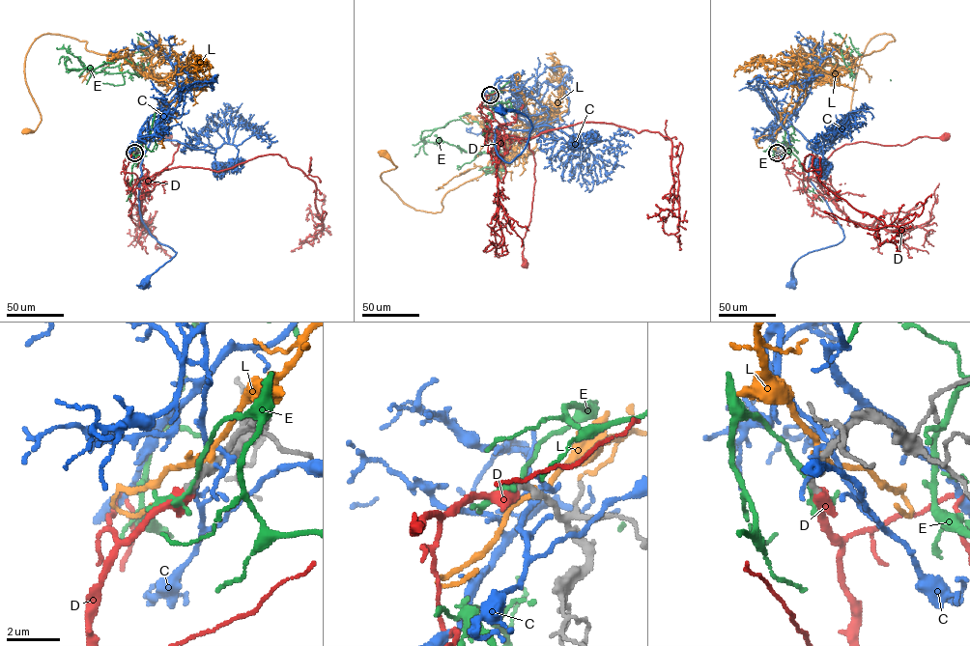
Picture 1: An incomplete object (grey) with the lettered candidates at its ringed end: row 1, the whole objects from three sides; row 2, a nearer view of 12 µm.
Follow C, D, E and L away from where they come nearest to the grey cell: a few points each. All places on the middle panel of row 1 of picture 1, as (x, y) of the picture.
C: (491, 95), (494, 89), (505, 127), (497, 126), (495, 149), (511, 162), (532, 125), (522, 114), (499, 111)
D: (490, 95), (481, 104), (493, 113), (505, 133), (522, 138), (533, 154), (530, 218), (523, 239), (526, 265)
E: (490, 95), (442, 127), (454, 120), (476, 122), (487, 128), (495, 145), (510, 98), (491, 105), (486, 141)
L: (491, 95), (523, 94), (534, 123), (442, 211), (405, 204), (381, 180), (397, 166), (383, 153)

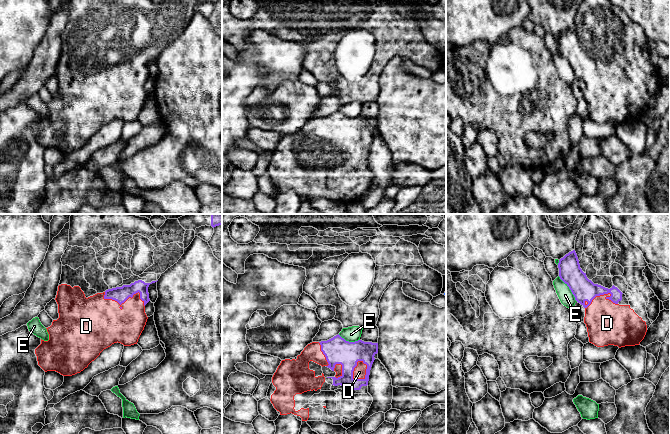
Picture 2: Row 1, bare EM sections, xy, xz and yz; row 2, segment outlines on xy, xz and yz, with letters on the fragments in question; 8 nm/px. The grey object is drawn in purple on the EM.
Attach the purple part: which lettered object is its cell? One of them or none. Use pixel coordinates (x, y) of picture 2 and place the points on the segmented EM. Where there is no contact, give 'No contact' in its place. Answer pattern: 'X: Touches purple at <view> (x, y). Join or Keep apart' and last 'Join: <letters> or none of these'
C: No contact. Keep apart
D: Touches purple at xy (127, 298). Join
E: Touches purple at yz (569, 288). Keep apart
L: No contact. Keep apart
Join: D

